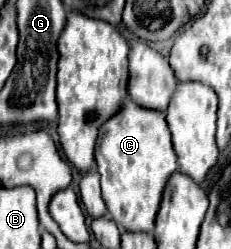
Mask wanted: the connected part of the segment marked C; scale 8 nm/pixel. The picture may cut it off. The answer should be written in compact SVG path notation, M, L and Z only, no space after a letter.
M127 99L125 107L101 129L101 143L97 143L97 171L101 175L101 189L109 215L119 227L125 231L151 233L163 189L177 171L177 155L171 145L165 113L141 111L141 107L133 107Z

